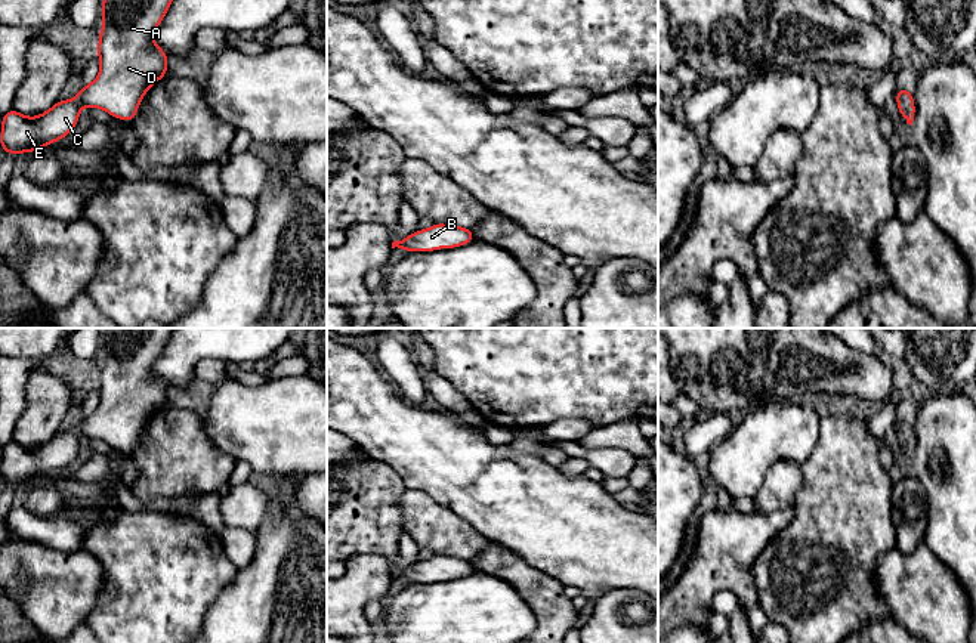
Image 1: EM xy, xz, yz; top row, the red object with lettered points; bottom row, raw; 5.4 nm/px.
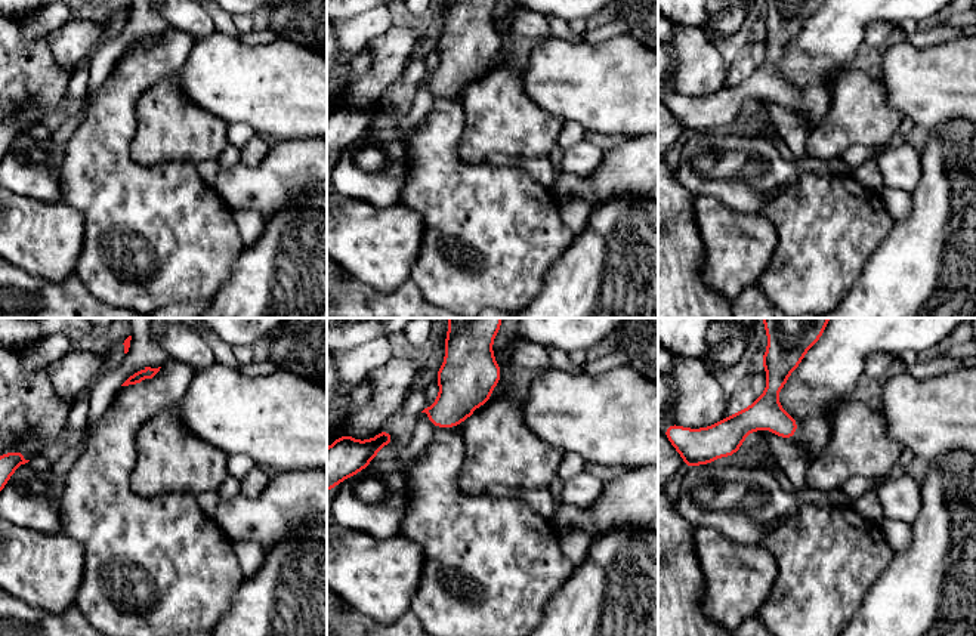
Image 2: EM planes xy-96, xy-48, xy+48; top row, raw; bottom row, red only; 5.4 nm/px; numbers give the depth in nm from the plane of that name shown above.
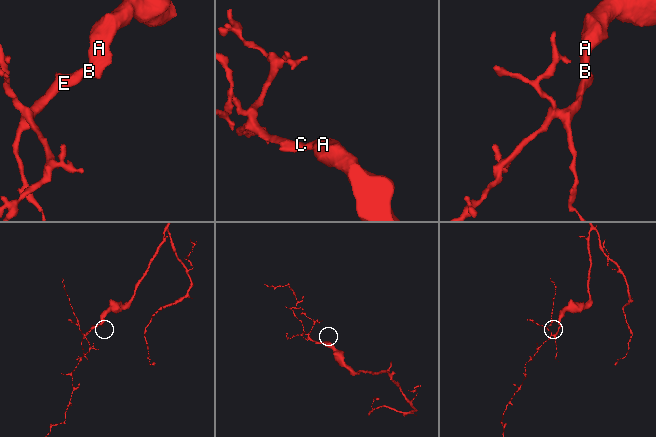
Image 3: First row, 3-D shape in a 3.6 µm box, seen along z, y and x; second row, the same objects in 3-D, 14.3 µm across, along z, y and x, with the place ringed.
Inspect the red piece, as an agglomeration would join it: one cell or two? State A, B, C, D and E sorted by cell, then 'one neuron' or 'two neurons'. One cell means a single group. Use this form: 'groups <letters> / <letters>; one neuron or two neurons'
groups A B C D E; one neuron

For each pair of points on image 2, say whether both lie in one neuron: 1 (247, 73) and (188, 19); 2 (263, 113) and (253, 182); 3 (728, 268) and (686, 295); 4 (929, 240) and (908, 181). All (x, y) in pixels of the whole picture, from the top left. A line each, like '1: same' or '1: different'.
1: different
2: different
3: different
4: different

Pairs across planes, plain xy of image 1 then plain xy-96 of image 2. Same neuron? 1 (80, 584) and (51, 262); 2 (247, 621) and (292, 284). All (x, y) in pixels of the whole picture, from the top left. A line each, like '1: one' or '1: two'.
1: one
2: one

